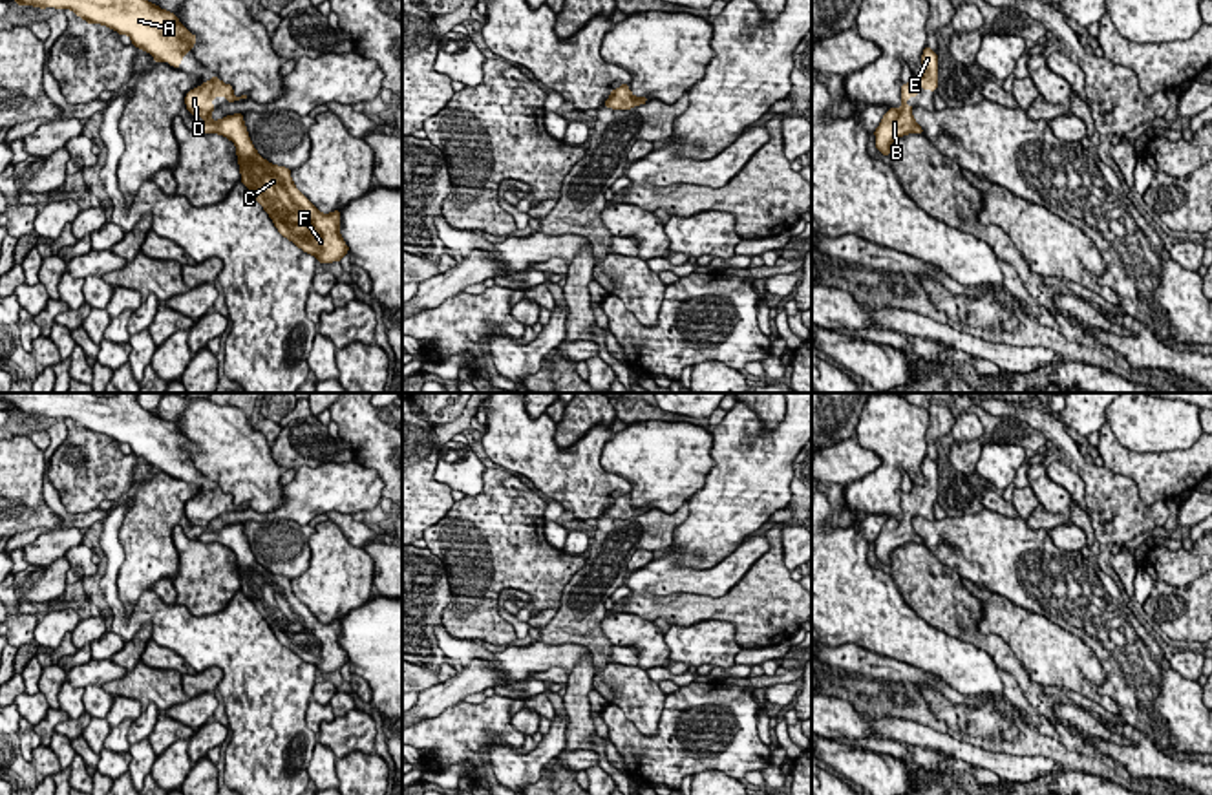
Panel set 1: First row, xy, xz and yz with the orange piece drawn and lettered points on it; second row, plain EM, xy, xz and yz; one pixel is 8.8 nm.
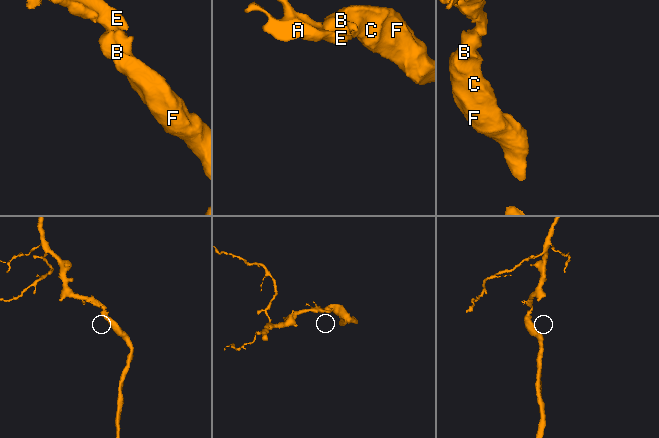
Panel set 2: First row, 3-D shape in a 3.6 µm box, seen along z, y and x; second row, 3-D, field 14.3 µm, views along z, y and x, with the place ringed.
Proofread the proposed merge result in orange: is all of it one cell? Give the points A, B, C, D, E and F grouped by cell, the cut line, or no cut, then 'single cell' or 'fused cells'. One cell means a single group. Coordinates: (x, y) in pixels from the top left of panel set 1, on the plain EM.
A B C D E F | no cut | single cell

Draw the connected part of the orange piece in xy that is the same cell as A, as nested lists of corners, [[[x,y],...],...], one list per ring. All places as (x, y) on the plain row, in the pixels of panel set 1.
[[[0,393],[0,400],[11,402],[18,415],[71,419],[86,433],[101,433],[119,444],[128,444],[135,457],[148,461],[155,472],[168,472],[175,479],[197,450],[175,422],[146,411],[137,402],[137,393],[115,393],[113,397],[95,397],[93,393]]]

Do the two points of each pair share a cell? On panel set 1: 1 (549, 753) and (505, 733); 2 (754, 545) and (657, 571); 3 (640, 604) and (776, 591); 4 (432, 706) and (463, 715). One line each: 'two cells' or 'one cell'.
1: two cells
2: one cell
3: one cell
4: two cells

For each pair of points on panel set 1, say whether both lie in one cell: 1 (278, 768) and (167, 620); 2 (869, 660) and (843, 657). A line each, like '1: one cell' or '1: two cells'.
1: one cell
2: one cell

